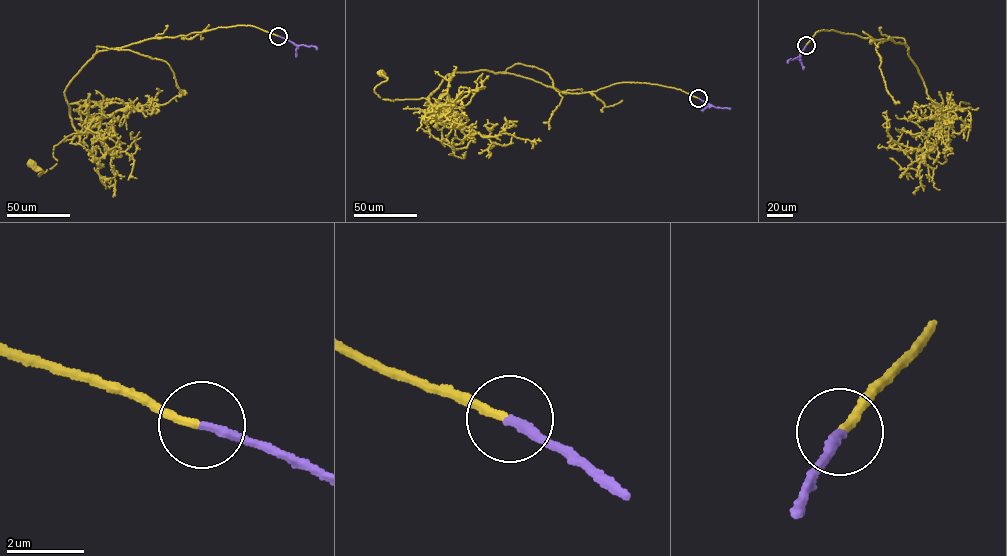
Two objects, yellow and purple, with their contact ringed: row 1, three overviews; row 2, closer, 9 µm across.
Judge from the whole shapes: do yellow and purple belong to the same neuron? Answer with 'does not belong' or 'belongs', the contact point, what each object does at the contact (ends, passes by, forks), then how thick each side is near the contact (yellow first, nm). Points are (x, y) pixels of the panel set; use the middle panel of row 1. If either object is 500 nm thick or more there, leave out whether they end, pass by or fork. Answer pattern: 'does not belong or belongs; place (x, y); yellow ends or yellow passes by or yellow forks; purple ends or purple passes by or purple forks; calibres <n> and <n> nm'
belongs; place (698, 98); yellow ends; purple ends; calibres 220 and 240 nm

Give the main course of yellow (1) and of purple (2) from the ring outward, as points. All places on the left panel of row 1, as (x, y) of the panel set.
1: (278, 36), (237, 25), (98, 51), (64, 91), (77, 133), (54, 146), (50, 168), (38, 176), (31, 163)
2: (278, 36), (296, 45), (313, 46), (316, 49)

